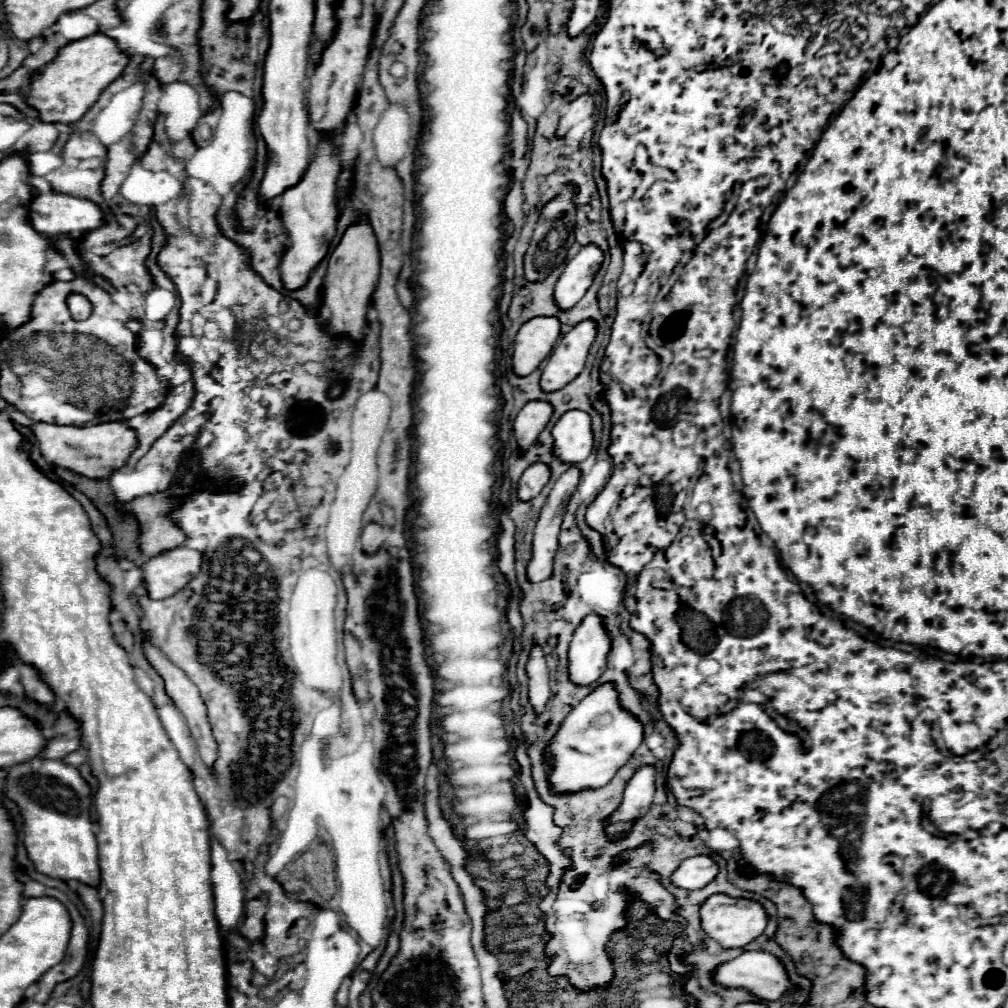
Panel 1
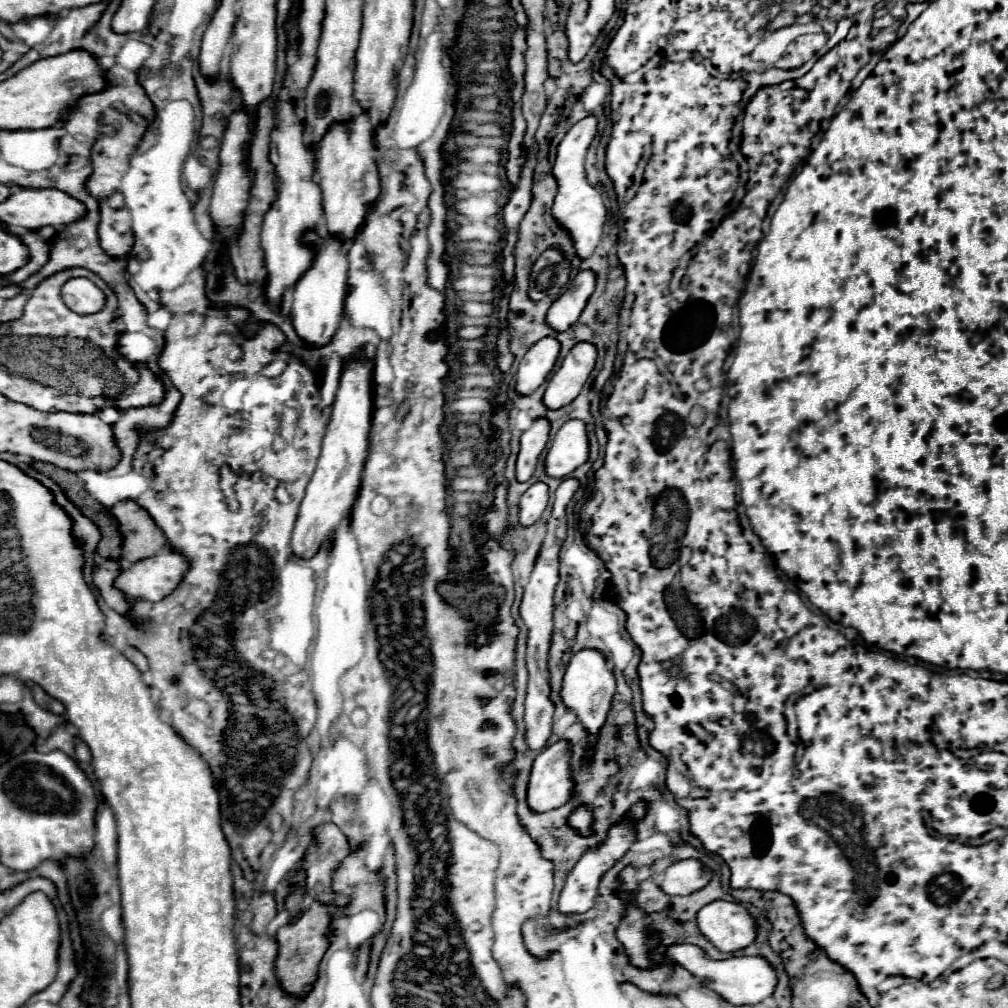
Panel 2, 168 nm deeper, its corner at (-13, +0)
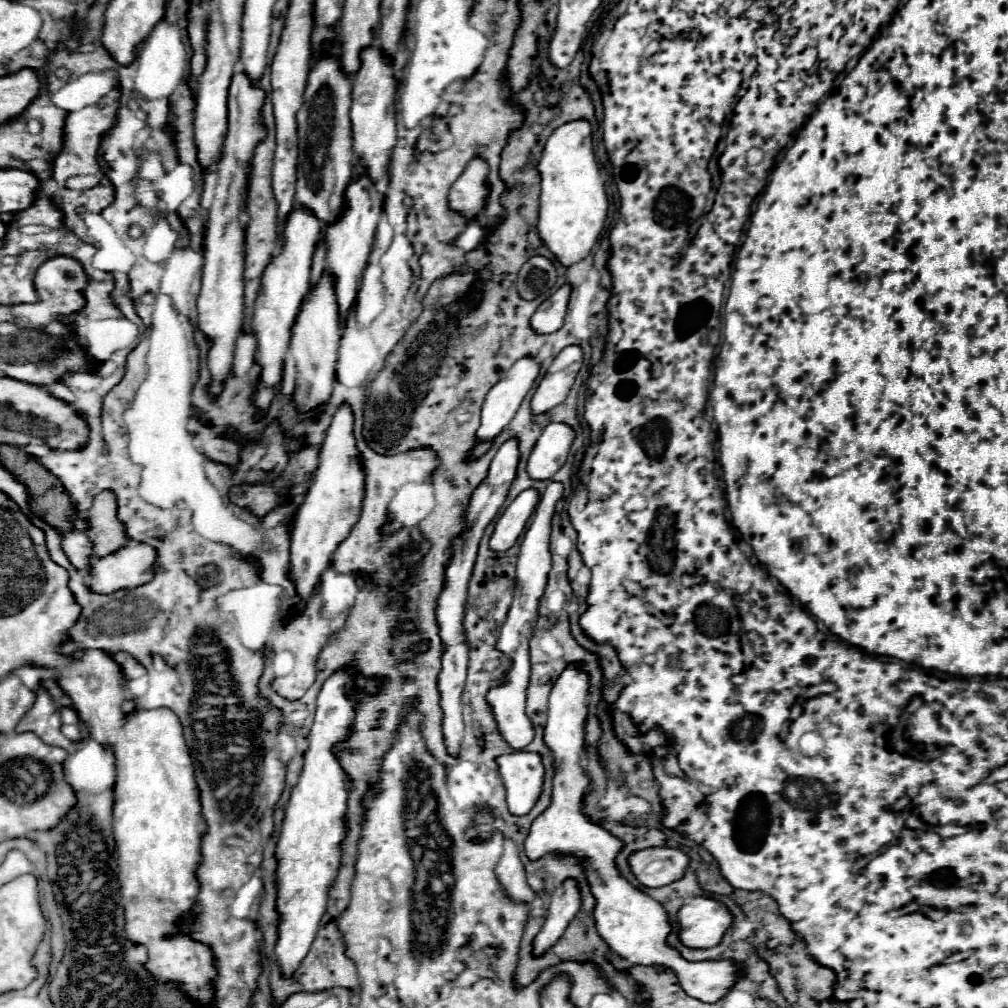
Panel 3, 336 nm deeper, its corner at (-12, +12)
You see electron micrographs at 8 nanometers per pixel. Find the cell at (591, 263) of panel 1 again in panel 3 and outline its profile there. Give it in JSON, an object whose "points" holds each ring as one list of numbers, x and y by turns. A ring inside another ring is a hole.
{"points":[[570,286,558,288,548,300,540,304,540,308,534,312,530,318,530,328,536,334,552,334,562,328,564,316,566,316,566,306,570,298]]}

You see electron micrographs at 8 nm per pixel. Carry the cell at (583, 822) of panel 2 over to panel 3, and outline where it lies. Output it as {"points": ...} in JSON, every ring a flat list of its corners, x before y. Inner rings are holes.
{"points":[[570,664,562,676,556,680,550,694,548,722,544,728,544,744,552,752,554,778,552,778,552,800,550,806,538,814,530,826,530,832,524,842,524,852,528,860,540,860,546,854,554,854,558,858,574,856,584,868,584,876,588,880,590,892,596,900,594,906,594,922,598,934,604,942,622,958,632,964,660,964,672,968,680,980,682,990,702,1002,718,1002,724,998,740,974,740,968,728,960,716,962,688,962,678,950,666,944,666,936,670,932,668,914,664,908,638,888,634,888,628,880,618,874,614,864,616,854,622,850,622,842,606,832,600,824,592,824,586,820,582,810,582,800,588,790,588,776,580,764,584,752,584,722,588,714,586,704,588,694,588,674,580,672,576,664]]}

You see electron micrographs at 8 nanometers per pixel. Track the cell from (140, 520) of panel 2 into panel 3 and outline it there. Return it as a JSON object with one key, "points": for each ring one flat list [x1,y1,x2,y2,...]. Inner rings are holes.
{"points":[[104,490,94,496,92,506,86,510,88,520,88,538,92,542,92,558,98,560,116,552,116,548,124,546,128,536,124,536,124,524,116,520,116,498,112,492]]}

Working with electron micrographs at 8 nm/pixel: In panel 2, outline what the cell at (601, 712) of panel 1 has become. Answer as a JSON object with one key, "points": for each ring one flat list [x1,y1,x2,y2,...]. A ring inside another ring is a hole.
{"points":[[557,740,533,762,527,802,533,812,545,812,563,806,573,792,575,780,571,770,571,742]]}

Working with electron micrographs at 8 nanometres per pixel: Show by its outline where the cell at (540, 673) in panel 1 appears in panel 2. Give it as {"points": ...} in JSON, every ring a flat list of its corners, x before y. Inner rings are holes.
{"points":[[565,478,561,486,555,490,555,504,551,518,547,522,547,534,539,552,539,558,535,562,535,570,525,586,523,602,521,602,521,618,529,626,529,640,527,640,527,670,529,670,529,686,527,686,527,700,525,700,525,724,527,724,527,744,531,750,539,750,547,744,551,736,551,724,553,724,553,712,555,704,551,700,551,672,549,672,549,648,553,638,553,592,559,582,559,550,567,536,567,516,565,508,571,502,573,494,579,488,577,478]]}

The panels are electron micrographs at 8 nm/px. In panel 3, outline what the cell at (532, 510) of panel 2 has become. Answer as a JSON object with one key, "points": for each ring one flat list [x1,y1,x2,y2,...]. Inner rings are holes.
{"points":[[524,490,520,496,516,496,516,500,502,512,500,520,496,522,494,534,488,542,492,552,506,552,510,550,516,540,520,538,520,534,524,532,524,526,528,522,528,518,532,516,536,504,538,504,538,492,532,490]]}

